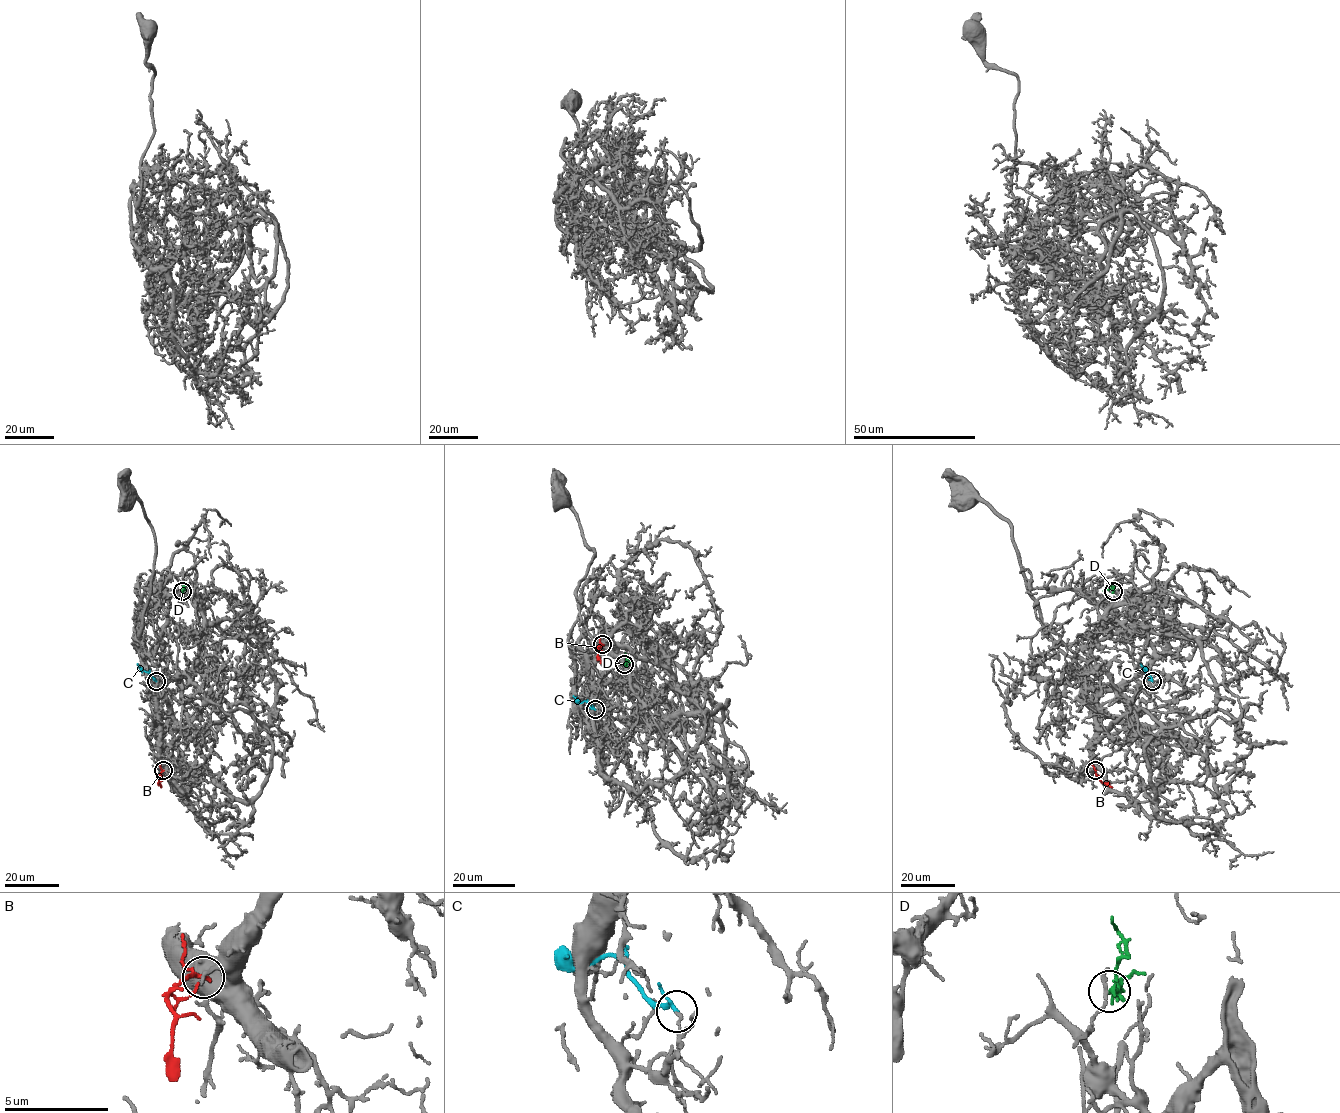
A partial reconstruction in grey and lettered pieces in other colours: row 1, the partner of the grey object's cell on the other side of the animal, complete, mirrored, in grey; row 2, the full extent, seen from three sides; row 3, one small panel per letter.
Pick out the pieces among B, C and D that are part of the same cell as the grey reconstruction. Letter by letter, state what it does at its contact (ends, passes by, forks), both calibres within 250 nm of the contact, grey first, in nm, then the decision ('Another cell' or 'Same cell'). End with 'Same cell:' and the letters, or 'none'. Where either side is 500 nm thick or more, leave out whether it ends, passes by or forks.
B: It passes by. Thickness 220 nm (grey) against 170 nm. Another cell
C: It passes by. Thickness 140 nm (grey) against 160 nm. Another cell
D: It ends there. Thickness 220 nm (grey) against 300 nm. Another cell
Same cell: none

